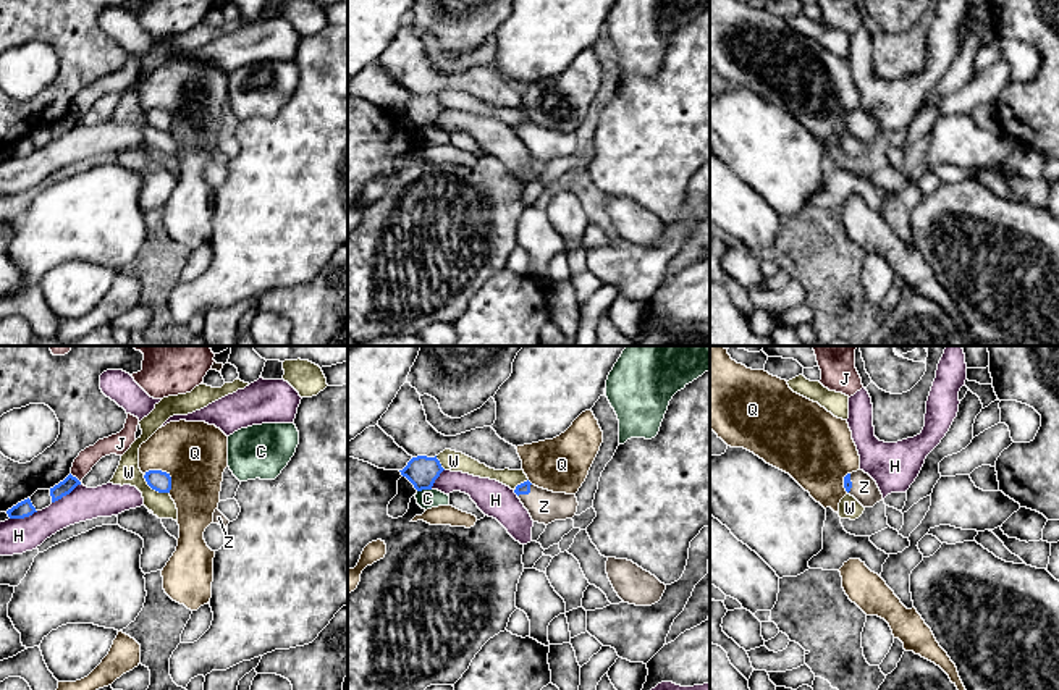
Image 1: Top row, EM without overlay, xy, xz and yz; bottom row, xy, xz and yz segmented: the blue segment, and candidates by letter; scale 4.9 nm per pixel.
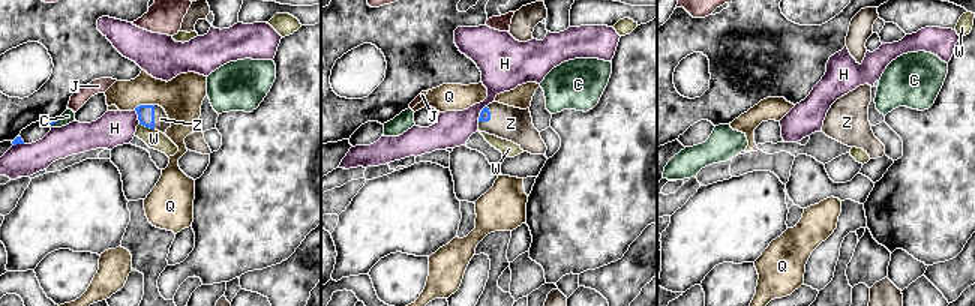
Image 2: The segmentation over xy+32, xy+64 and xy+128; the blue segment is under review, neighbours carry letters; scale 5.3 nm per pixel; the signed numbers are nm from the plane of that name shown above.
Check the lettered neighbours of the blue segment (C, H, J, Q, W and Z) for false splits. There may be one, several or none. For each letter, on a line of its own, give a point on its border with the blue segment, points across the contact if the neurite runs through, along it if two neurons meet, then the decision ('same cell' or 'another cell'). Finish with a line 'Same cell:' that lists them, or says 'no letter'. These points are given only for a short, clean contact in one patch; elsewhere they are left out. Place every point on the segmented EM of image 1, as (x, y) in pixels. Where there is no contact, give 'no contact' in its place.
C: xz (424, 488) | another cell
H: xy (67, 493) | another cell
J: xy (75, 477) | another cell
Q: xy (165, 472) | another cell
W: xy (154, 488) | another cell
Z: xz (527, 493) | across xz (524, 488), (527, 493), (544, 506) | same cell
Same cell: Z

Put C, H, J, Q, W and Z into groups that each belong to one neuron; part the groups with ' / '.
C / H / J / Q / W / Z

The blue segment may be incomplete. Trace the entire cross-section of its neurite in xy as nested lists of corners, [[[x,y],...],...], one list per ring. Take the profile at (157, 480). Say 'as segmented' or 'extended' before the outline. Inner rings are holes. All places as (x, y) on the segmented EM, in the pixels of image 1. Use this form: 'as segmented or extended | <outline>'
as segmented | [[[149,470],[146,472],[144,478],[147,485],[158,493],[170,493],[171,490],[171,477],[167,472]]]

